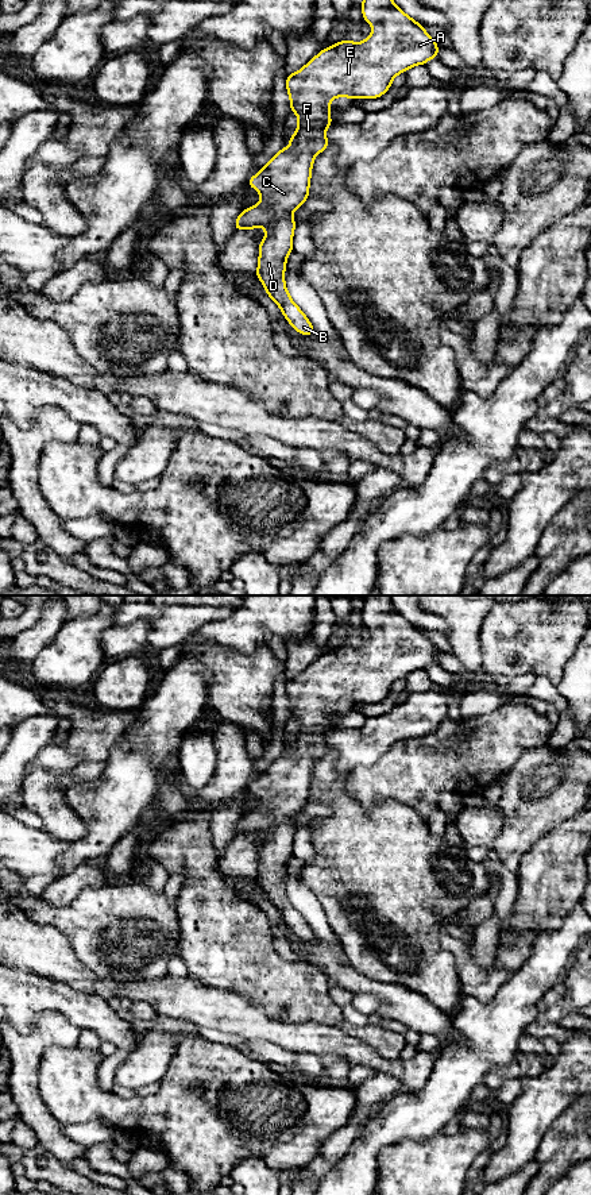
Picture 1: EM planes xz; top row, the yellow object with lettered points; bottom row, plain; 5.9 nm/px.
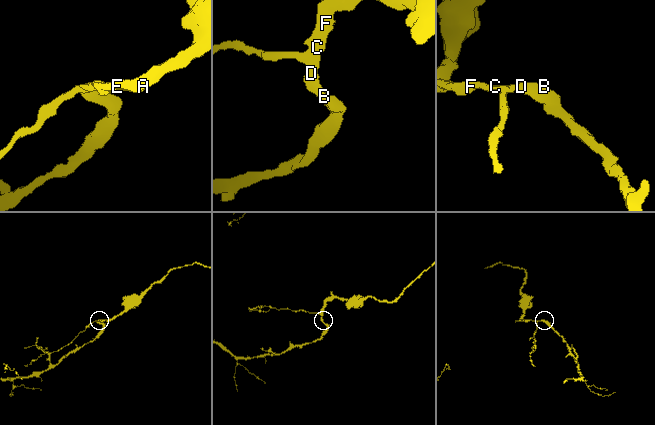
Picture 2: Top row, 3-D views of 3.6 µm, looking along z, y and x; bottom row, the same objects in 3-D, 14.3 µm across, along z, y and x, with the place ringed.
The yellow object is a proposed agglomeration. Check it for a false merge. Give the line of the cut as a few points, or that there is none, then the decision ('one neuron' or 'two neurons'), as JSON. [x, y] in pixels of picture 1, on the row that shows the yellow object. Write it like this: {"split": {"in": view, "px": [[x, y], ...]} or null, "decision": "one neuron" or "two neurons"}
{"split": null, "decision": "one neuron"}

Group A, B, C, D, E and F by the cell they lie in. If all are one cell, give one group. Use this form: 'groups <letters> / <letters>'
groups A B C D E F

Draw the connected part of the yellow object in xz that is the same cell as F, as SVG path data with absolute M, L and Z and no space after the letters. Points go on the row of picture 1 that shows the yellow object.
M363 0L360 5L363 18L372 26L372 32L362 43L352 41L336 42L332 47L321 50L301 70L287 74L286 88L290 96L290 111L298 115L298 127L289 139L290 146L282 147L260 171L252 176L248 186L256 189L262 201L243 211L235 220L236 231L266 228L264 239L259 243L259 261L256 277L267 294L281 308L290 325L305 336L312 336L313 325L305 313L294 304L285 286L285 267L287 255L293 251L293 232L296 221L293 211L309 197L312 165L316 155L324 151L329 142L325 130L333 124L329 103L333 97L368 97L385 95L391 81L399 73L416 65L437 58L439 46L433 38L409 18L393 0Z

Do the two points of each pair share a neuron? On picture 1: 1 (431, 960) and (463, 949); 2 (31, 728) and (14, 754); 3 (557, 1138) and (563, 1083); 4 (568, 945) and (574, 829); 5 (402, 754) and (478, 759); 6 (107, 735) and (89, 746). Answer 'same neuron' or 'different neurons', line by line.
1: different neurons
2: same neuron
3: different neurons
4: different neurons
5: same neuron
6: same neuron

